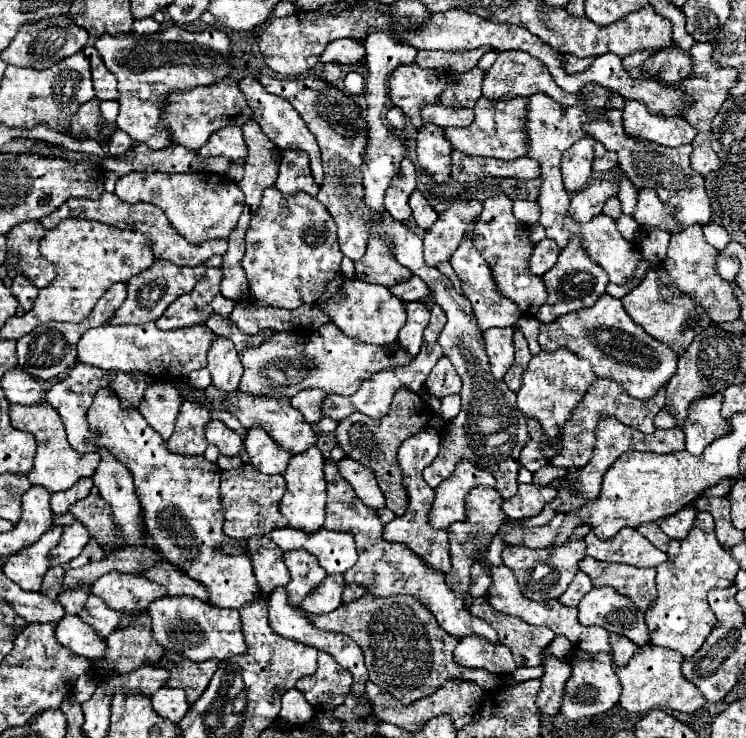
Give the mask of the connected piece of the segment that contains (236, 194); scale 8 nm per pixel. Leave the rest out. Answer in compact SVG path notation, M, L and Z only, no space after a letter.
M128 173L116 181L116 195L130 205L152 203L160 207L172 227L192 245L208 239L228 239L244 211L244 193L230 177L218 173Z

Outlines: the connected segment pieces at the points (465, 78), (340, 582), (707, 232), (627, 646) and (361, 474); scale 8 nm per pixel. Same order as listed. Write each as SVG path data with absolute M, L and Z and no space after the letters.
M474 67L462 75L452 75L448 79L444 95L440 97L440 103L474 107L476 101L482 97L482 81L484 81L484 71L480 67Z
M328 575L324 579L324 583L320 583L316 587L316 591L312 591L304 603L300 603L300 609L308 611L308 613L330 613L334 609L340 607L342 603L342 589L344 589L344 579L340 575Z
M708 223L708 225L702 225L702 231L704 231L704 239L706 243L710 243L712 247L716 247L718 251L722 251L728 241L730 241L730 235L724 227L720 227L718 223Z
M616 633L610 635L610 643L612 643L612 649L614 649L614 655L612 655L614 657L614 663L616 665L622 665L622 667L632 659L632 655L638 649L636 643L632 643L624 635L616 635Z
M344 457L338 463L338 469L340 469L340 475L354 487L356 495L362 499L362 503L366 507L370 507L370 509L385 507L384 495L378 489L376 475L368 467L364 467L362 463L358 463L358 461L350 459L350 457Z

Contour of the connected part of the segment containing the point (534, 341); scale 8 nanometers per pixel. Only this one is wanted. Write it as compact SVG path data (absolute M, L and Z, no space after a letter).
M522 315L520 321L518 321L518 327L524 331L524 337L526 337L526 341L528 341L530 353L532 353L533 356L540 353L541 347L538 343L540 322L532 315Z

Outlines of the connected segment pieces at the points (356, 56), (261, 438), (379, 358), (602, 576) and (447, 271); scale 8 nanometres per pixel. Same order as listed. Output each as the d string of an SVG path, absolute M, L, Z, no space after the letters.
M338 39L330 43L320 57L322 63L342 63L342 65L360 65L366 61L366 49L354 39Z
M250 427L244 439L244 451L250 457L250 463L260 473L284 473L288 465L288 451L284 451L262 427Z
M334 323L322 325L318 331L308 333L310 341L304 345L304 331L294 333L274 333L272 339L258 347L248 347L238 353L244 375L240 379L238 391L250 393L254 397L292 397L304 389L324 389L330 395L352 395L362 381L370 379L374 373L410 363L408 353L396 347L394 355L388 355L378 345L364 345L352 337L346 337Z
M588 555L578 563L578 569L584 571L596 587L614 587L618 593L630 597L642 611L646 611L650 603L656 599L656 569L602 563Z
M443 262L440 263L437 268L439 269L439 271L446 275L446 277L448 277L448 279L450 279L450 281L452 282L454 288L456 289L457 293L462 295L462 290L460 288L460 280L458 279L458 277L456 276L454 269L451 265L451 263L448 262Z

